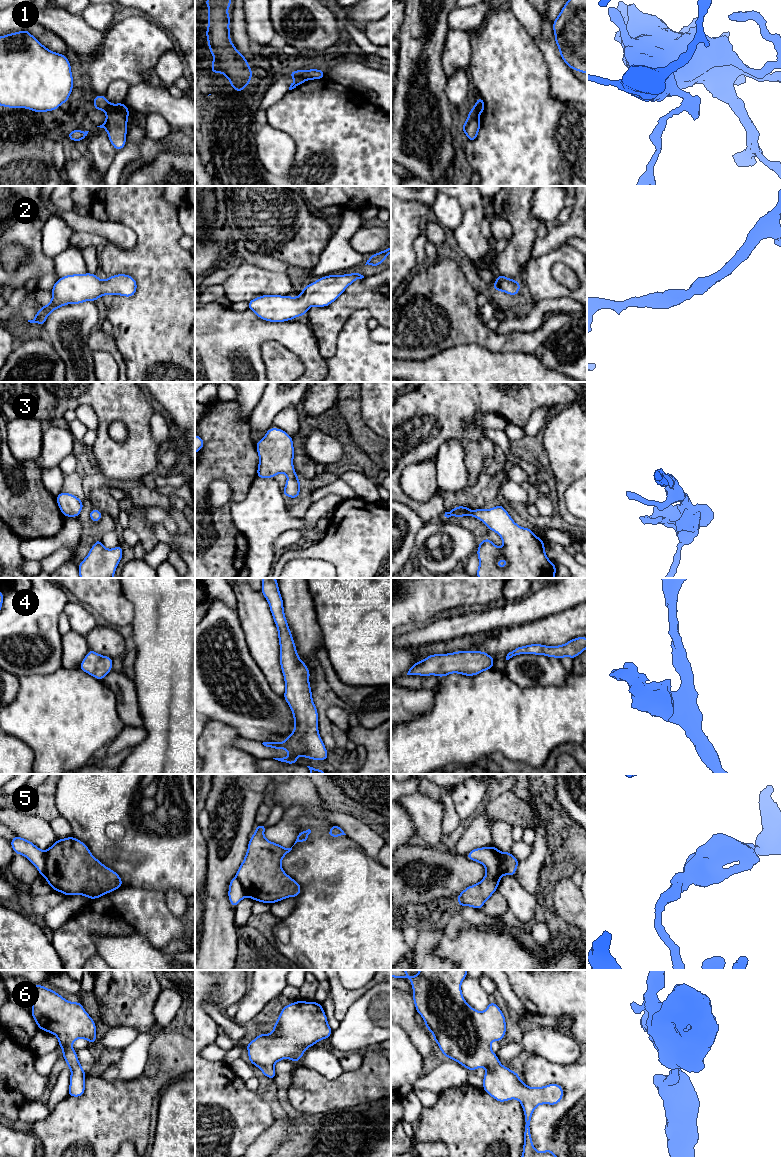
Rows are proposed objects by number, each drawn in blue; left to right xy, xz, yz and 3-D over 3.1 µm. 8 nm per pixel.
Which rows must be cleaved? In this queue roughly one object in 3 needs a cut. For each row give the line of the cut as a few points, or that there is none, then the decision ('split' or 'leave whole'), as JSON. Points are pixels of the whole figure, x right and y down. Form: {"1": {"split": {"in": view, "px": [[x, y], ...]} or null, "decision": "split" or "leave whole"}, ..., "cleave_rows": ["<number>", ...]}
{"1": {"split": {"in": "xz", "px": [[295, 76], [301, 76], [305, 80]]}, "decision": "split"}, "2": {"split": null, "decision": "leave whole"}, "3": {"split": null, "decision": "leave whole"}, "4": {"split": null, "decision": "leave whole"}, "5": {"split": {"in": "xy", "px": [[45, 852], [45, 869], [42, 874]]}, "decision": "split"}, "6": {"split": null, "decision": "leave whole"}, "cleave_rows": ["1", "5"]}

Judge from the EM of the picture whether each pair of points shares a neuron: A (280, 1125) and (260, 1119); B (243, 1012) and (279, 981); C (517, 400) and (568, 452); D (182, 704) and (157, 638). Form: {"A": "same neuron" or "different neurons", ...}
{"A": "different neurons", "B": "same neuron", "C": "different neurons", "D": "same neuron"}

